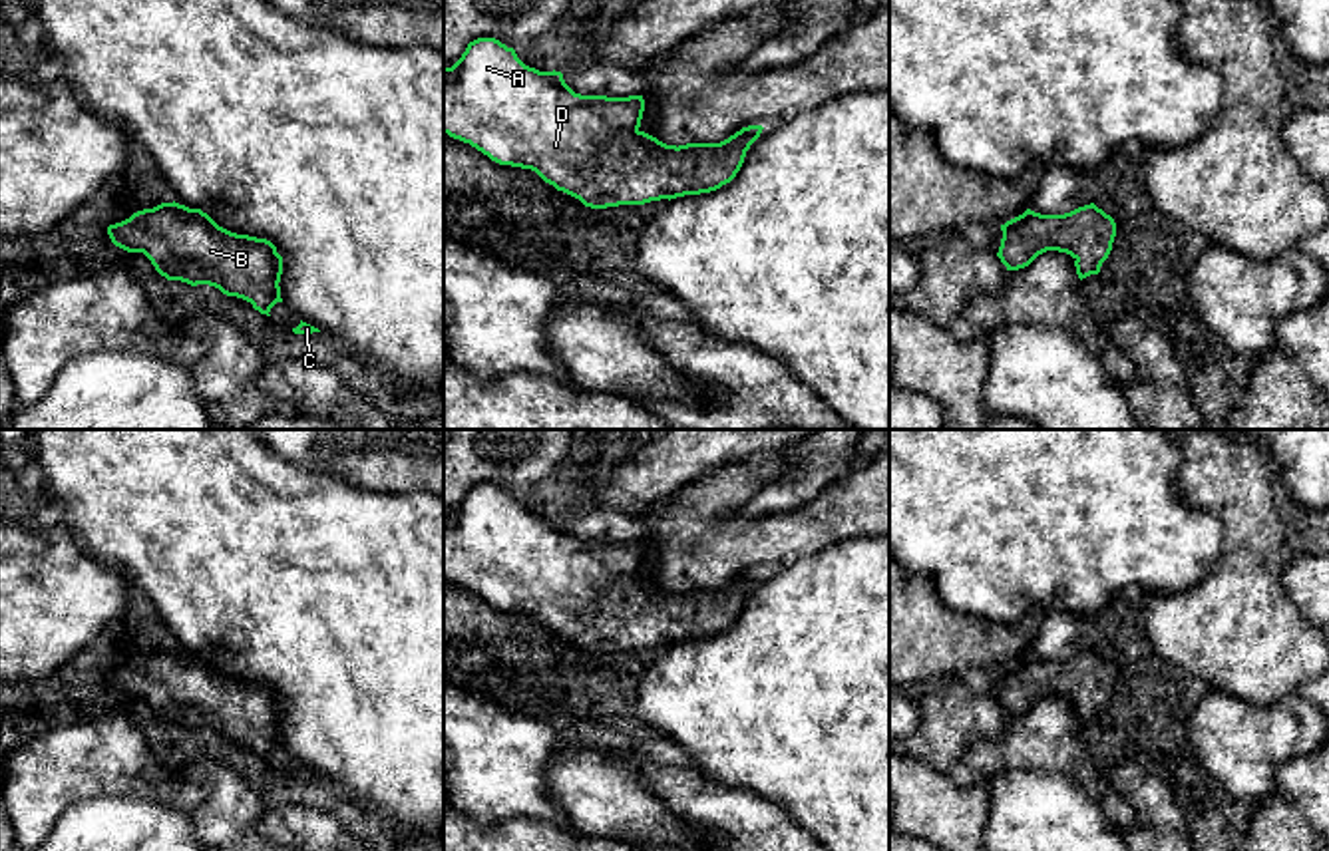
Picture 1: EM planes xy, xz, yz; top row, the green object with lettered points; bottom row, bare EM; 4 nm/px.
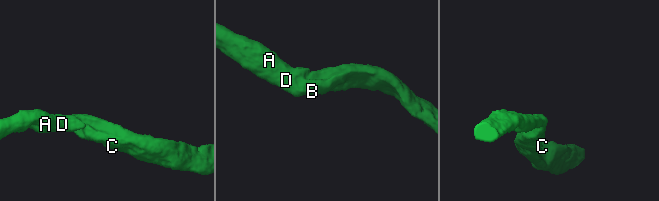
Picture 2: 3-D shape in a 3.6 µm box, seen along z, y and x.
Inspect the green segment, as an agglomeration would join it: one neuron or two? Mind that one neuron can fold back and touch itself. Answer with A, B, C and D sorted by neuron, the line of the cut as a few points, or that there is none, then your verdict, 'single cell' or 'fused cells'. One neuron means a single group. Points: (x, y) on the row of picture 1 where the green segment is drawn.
A B C D | no cut | single cell

